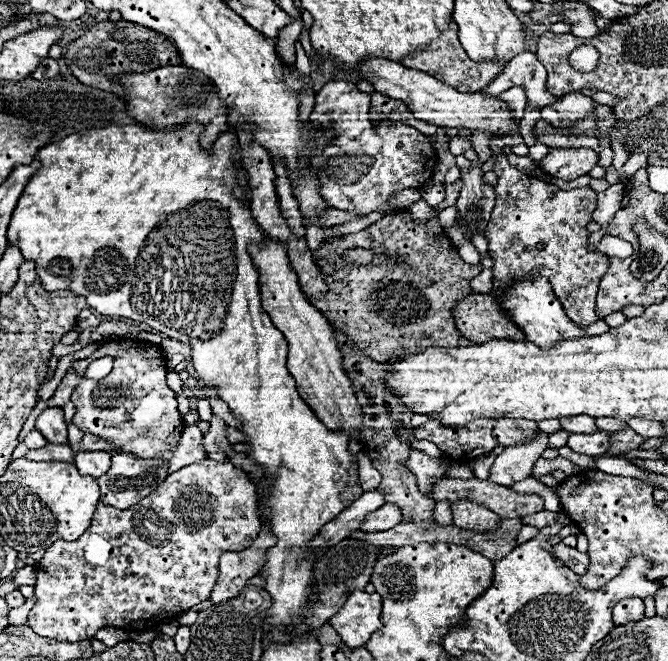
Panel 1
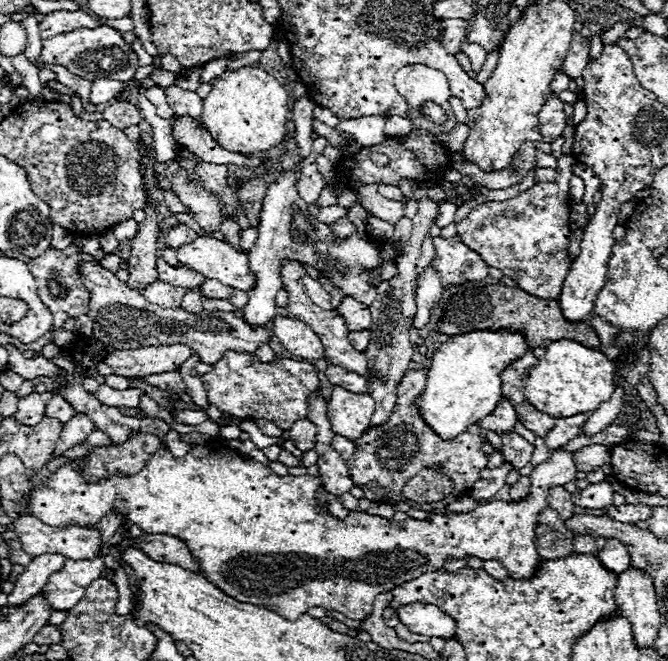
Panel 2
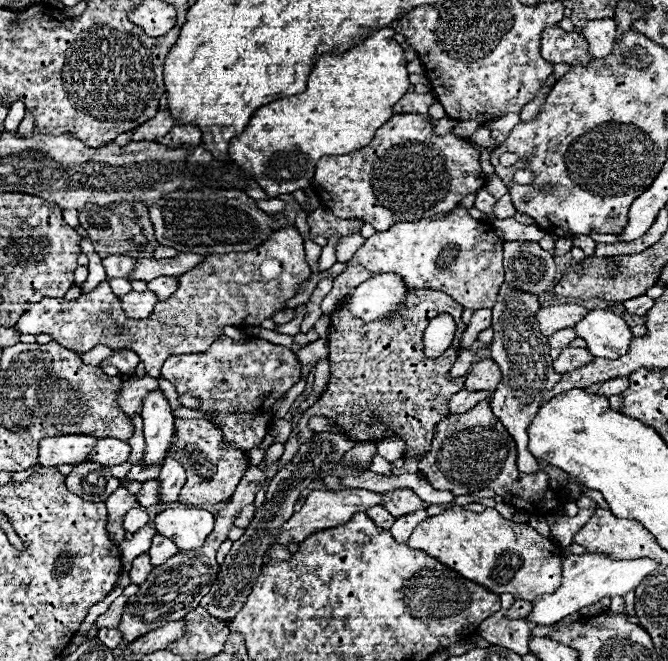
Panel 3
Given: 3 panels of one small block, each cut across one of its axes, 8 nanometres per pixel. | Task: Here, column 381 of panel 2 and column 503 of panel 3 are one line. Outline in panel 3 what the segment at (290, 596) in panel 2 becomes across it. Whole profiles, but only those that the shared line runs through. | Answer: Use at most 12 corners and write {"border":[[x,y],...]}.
{"border":[[444,510],[424,550],[498,596],[558,590],[562,550],[528,524]]}

